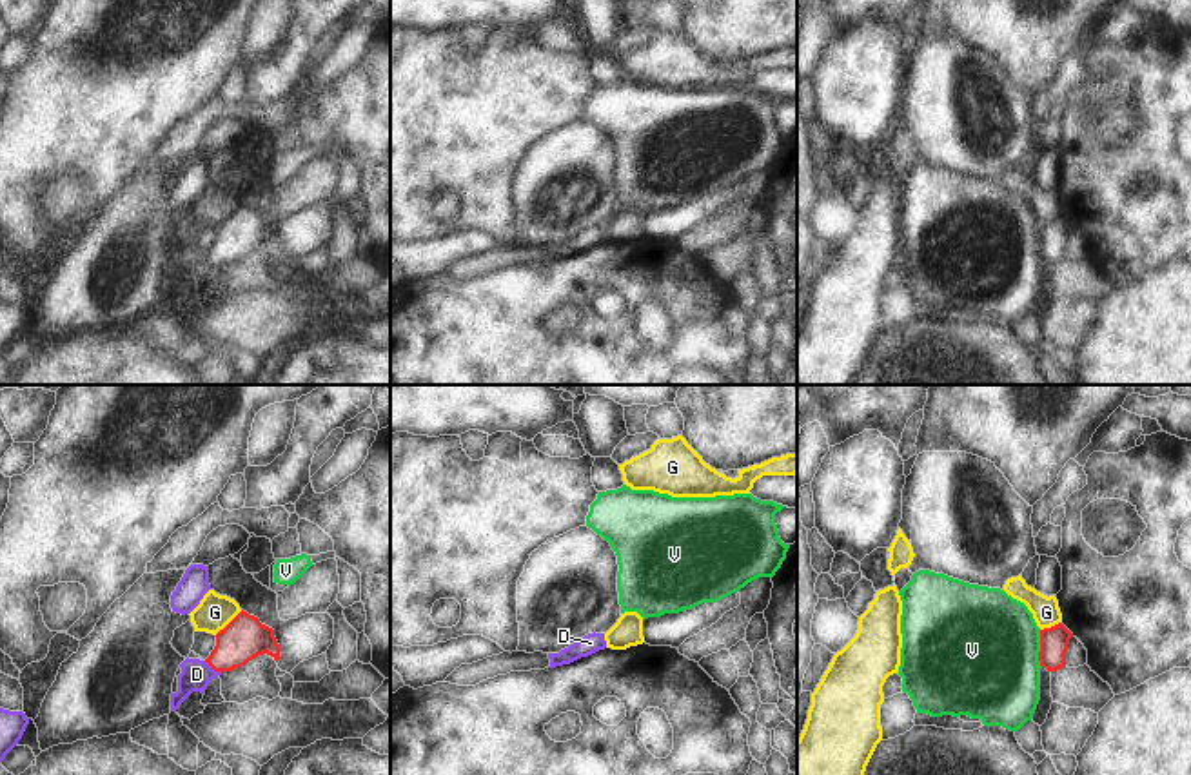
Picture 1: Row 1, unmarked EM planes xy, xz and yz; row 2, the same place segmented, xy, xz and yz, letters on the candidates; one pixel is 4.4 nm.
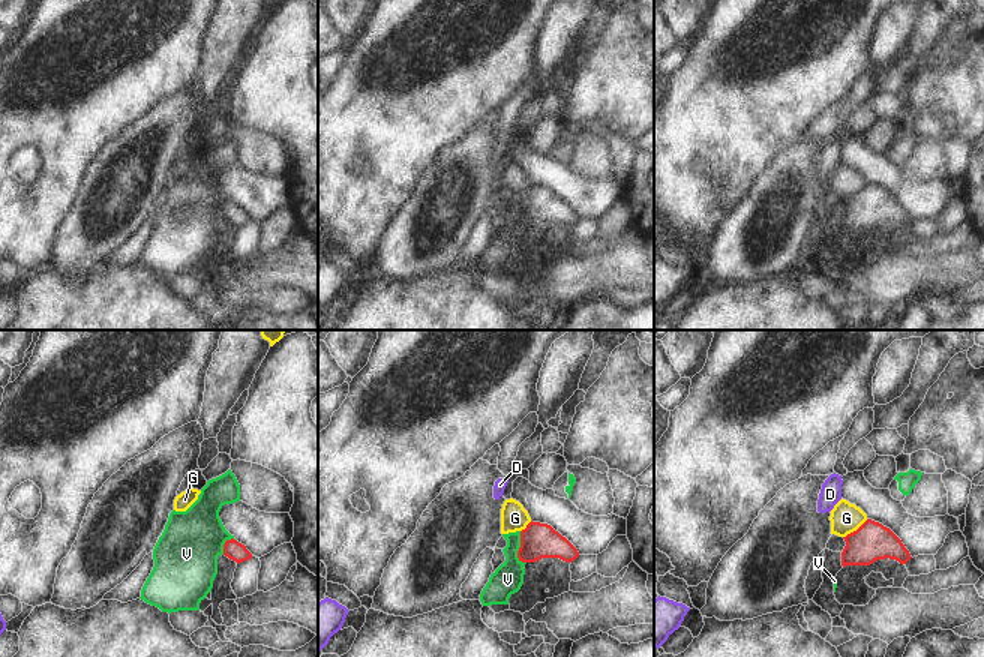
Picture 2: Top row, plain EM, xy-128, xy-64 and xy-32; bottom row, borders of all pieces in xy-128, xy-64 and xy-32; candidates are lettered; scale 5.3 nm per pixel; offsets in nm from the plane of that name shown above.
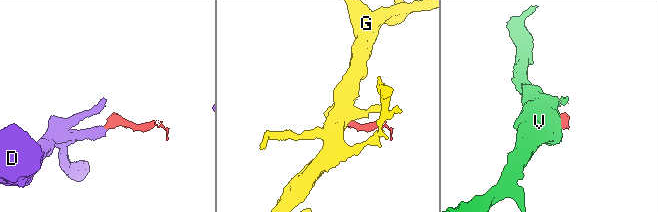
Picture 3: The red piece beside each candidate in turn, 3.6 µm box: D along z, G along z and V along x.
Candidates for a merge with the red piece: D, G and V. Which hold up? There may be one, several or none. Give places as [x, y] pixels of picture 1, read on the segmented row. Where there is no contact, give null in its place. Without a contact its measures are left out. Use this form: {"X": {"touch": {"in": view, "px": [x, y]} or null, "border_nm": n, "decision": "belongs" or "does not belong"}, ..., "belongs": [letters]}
{"D": {"touch": {"in": "xy", "px": [213, 668]}, "border_nm": 100, "decision": "belongs"}, "G": {"touch": {"in": "xy", "px": [229, 623]}, "border_nm": 170, "decision": "does not belong"}, "V": {"touch": {"in": "yz", "px": [1041, 648]}, "border_nm": 170, "decision": "does not belong"}, "belongs": ["D"]}

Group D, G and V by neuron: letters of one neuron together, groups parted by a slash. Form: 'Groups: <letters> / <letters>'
Groups: D / G / V

